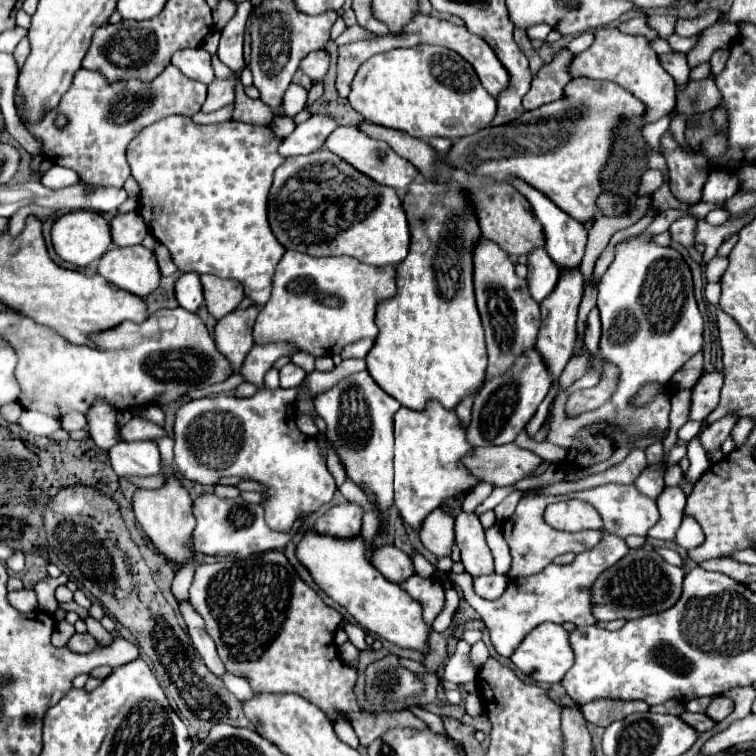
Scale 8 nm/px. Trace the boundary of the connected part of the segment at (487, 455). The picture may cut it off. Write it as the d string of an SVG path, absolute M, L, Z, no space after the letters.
M506 444L476 448L472 456L464 456L464 464L468 464L468 472L472 472L472 476L480 476L480 482L488 482L498 488L530 476L542 460L530 450Z

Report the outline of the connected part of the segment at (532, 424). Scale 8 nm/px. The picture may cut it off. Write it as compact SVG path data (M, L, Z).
M556 380L556 384L554 384L554 386L550 388L545 399L539 405L537 412L530 420L530 422L527 424L526 431L528 433L528 436L530 436L531 439L533 439L536 433L540 430L542 423L546 419L546 415L548 413L548 407L552 402L552 400L556 398L556 394L558 394L558 390L560 390L560 382Z

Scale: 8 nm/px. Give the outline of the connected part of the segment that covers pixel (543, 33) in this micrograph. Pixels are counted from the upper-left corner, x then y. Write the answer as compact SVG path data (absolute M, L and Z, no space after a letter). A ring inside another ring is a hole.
M534 24L534 26L530 26L530 28L526 28L526 32L528 32L528 38L530 40L546 40L546 36L550 34L550 26L548 24Z

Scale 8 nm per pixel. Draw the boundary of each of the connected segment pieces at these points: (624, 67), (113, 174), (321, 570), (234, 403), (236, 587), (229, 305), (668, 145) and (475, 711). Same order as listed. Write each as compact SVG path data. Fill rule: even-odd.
M598 28L594 44L574 58L570 72L572 72L572 78L586 76L594 80L618 82L648 106L646 122L660 120L676 106L675 81L660 66L656 52L648 46L648 40L644 40L644 36L622 34L618 28Z
M168 66L156 80L144 84L142 80L110 82L96 70L80 68L72 80L70 90L60 98L54 112L48 112L40 122L30 124L22 120L24 128L42 144L44 156L58 166L66 166L78 172L84 184L116 186L120 188L130 176L126 164L126 146L138 136L142 128L154 124L170 114L194 116L206 100L206 86L190 80L176 66ZM56 114L68 116L68 126L58 130L54 126Z
M306 530L296 546L296 558L308 568L314 584L324 590L336 604L346 608L346 612L360 622L364 630L398 644L400 648L410 648L426 652L426 638L430 628L422 620L422 608L418 600L412 600L398 584L392 584L376 572L376 568L366 558L366 544L362 534L354 540L340 540L334 536L318 534L316 530Z
M288 343L254 344L239 373L247 382L256 387L256 394L250 398L230 398L230 396L204 396L192 402L186 402L176 412L174 422L174 466L176 470L194 482L214 486L220 478L240 476L248 480L258 480L270 490L266 492L266 524L272 530L290 532L296 516L302 512L316 512L320 506L328 504L336 492L336 482L326 468L326 460L320 456L320 448L314 436L306 436L296 426L296 388L264 388L264 376L274 362L282 356L294 354L294 348Z
M270 550L244 560L228 558L196 566L190 602L206 620L208 634L216 642L226 670L246 678L254 692L300 694L322 708L332 722L338 714L344 714L362 746L368 746L390 726L410 726L418 730L426 726L408 710L368 714L360 708L354 694L358 672L340 662L334 644L334 630L338 628L342 614L318 598L318 594L296 574L282 550Z
M202 274L200 280L204 284L204 300L208 302L206 308L216 320L236 310L244 300L244 286L238 280L224 280L214 274Z
M670 132L662 138L662 152L666 158L666 164L670 168L670 186L672 194L686 204L698 204L702 196L702 186L706 182L706 172L702 172L702 166L706 164L706 158L702 154L688 154L684 152L676 140L670 136Z
M472 693L467 694L465 700L465 708L469 716L480 716L483 711L483 707L482 703L480 702L479 696Z

